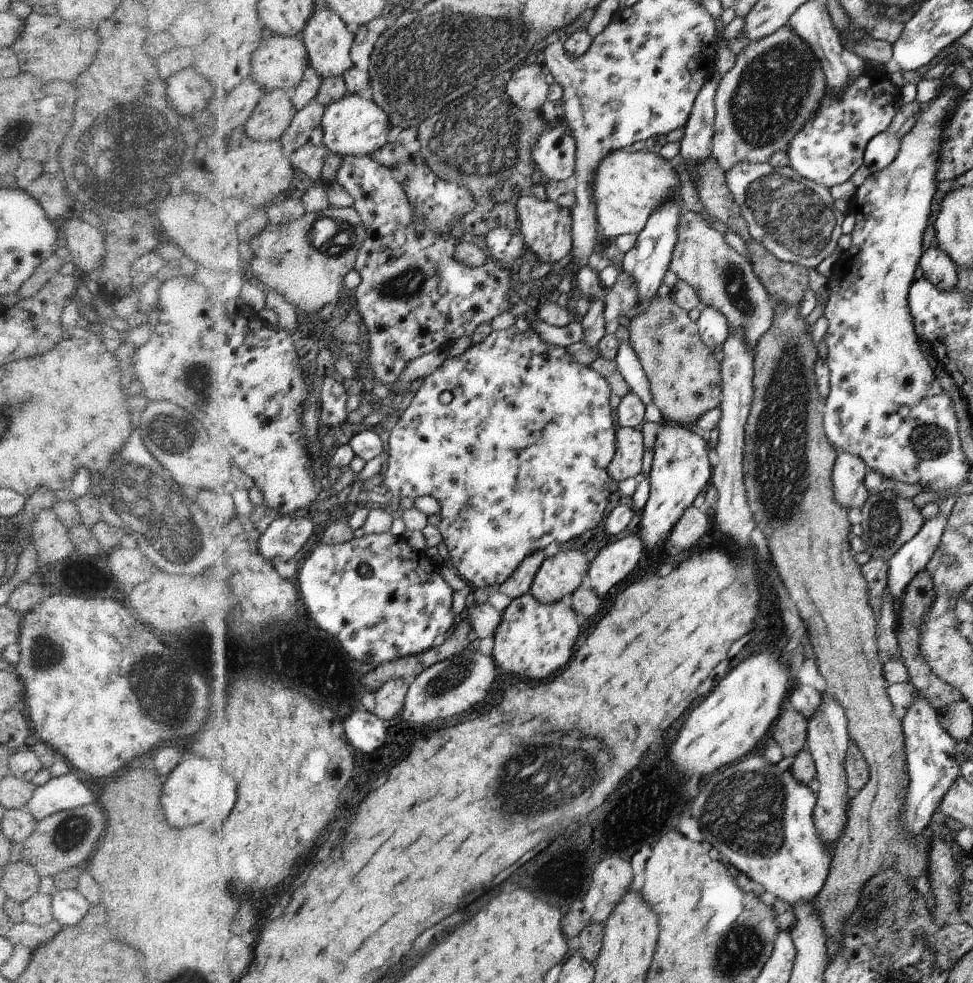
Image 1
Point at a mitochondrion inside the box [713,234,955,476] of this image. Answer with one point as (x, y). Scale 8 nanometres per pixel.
(737, 289)

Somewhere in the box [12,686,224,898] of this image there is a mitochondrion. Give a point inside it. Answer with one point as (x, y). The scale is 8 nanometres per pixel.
(75, 831)

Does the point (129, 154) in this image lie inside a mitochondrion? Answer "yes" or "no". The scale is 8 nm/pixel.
yes

